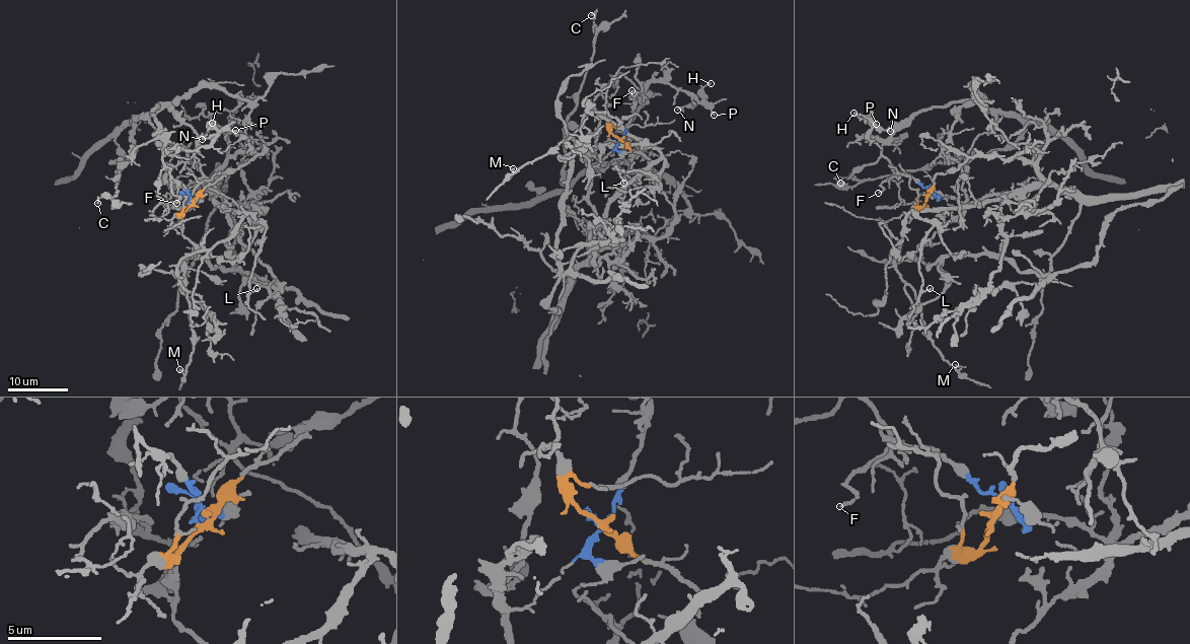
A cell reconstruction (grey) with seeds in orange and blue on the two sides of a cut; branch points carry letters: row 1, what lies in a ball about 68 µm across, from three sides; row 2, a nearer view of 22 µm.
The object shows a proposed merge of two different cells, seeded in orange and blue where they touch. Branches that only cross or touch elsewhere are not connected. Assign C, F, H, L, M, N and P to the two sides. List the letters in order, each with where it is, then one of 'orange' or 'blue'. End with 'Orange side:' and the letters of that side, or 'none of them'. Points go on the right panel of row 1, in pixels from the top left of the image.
C: at (840, 183); blue
F: at (878, 193); blue
H: at (853, 113); blue
L: at (930, 288); orange
M: at (955, 364); orange
N: at (890, 131); blue
P: at (876, 124); blue
Orange side: L, M

